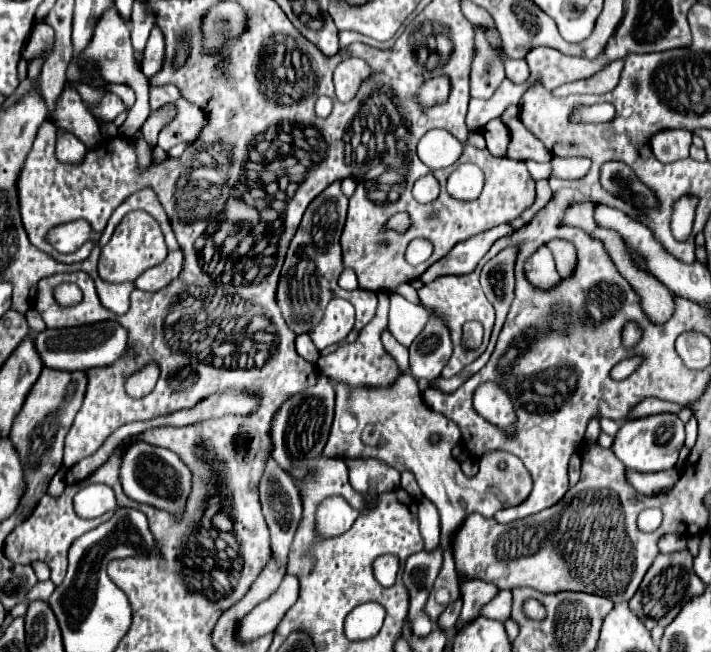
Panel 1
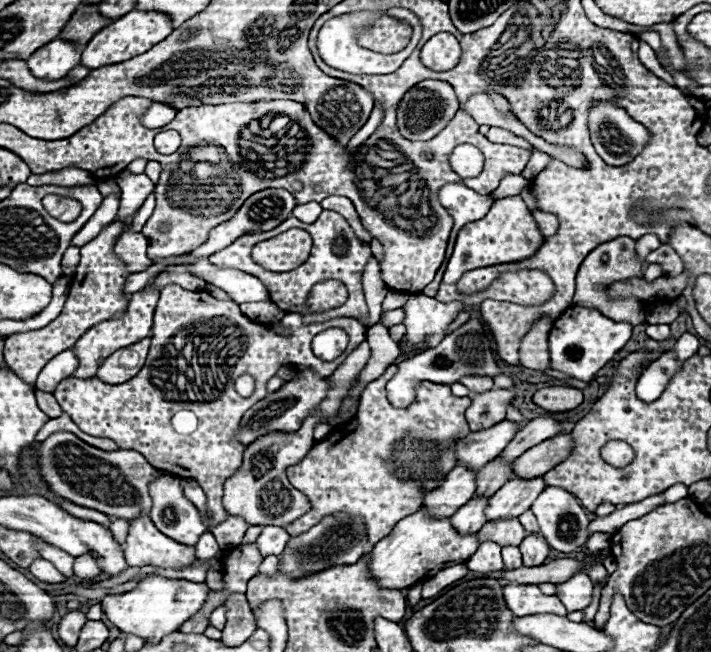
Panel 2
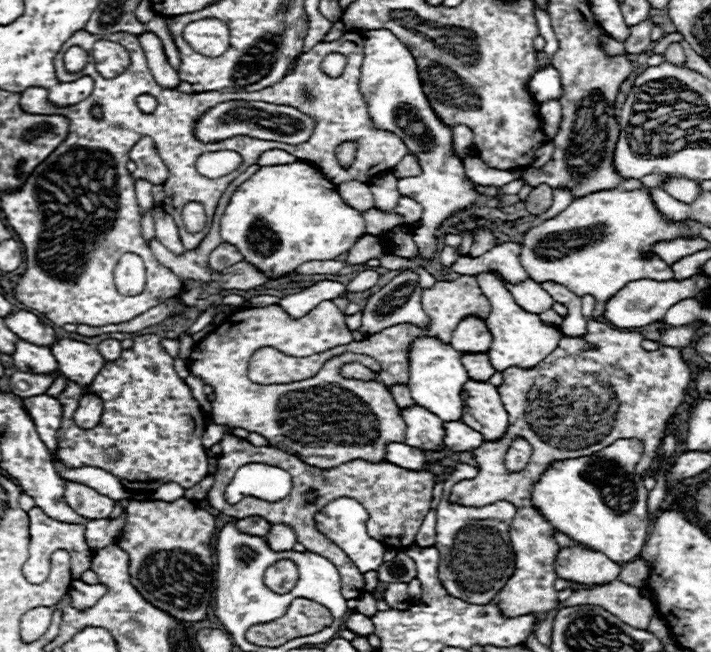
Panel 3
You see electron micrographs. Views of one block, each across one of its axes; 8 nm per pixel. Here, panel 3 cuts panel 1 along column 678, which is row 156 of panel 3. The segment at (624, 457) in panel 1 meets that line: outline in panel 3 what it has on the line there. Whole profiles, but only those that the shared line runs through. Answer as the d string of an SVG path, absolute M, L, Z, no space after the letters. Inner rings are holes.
M368 30L362 34L364 38L364 60L360 68L360 94L368 104L370 120L380 130L390 130L400 136L408 150L420 156L422 174L412 180L398 180L400 196L410 196L422 206L422 222L418 234L412 236L424 260L432 260L436 252L436 228L448 218L450 212L466 208L478 202L478 194L474 192L472 182L464 178L464 166L458 158L452 156L450 142L452 130L446 128L432 112L418 78L418 66L404 46L389 30Z

